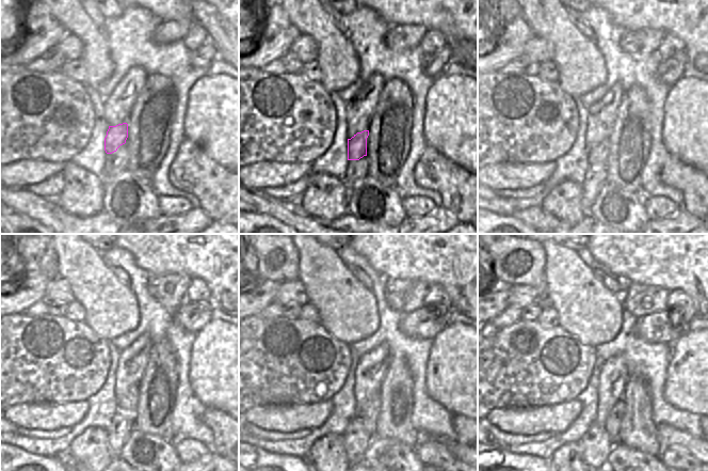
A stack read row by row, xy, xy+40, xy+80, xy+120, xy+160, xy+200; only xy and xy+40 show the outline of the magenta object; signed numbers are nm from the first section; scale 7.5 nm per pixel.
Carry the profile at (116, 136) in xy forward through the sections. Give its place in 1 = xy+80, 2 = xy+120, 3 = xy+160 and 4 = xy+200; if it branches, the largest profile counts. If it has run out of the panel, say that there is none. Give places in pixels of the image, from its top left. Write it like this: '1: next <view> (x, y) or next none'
1: next xy+80 (598, 154)
2: next xy+120 (128, 404)
3: next xy+160 (370, 411)
4: next xy+200 (612, 425)

